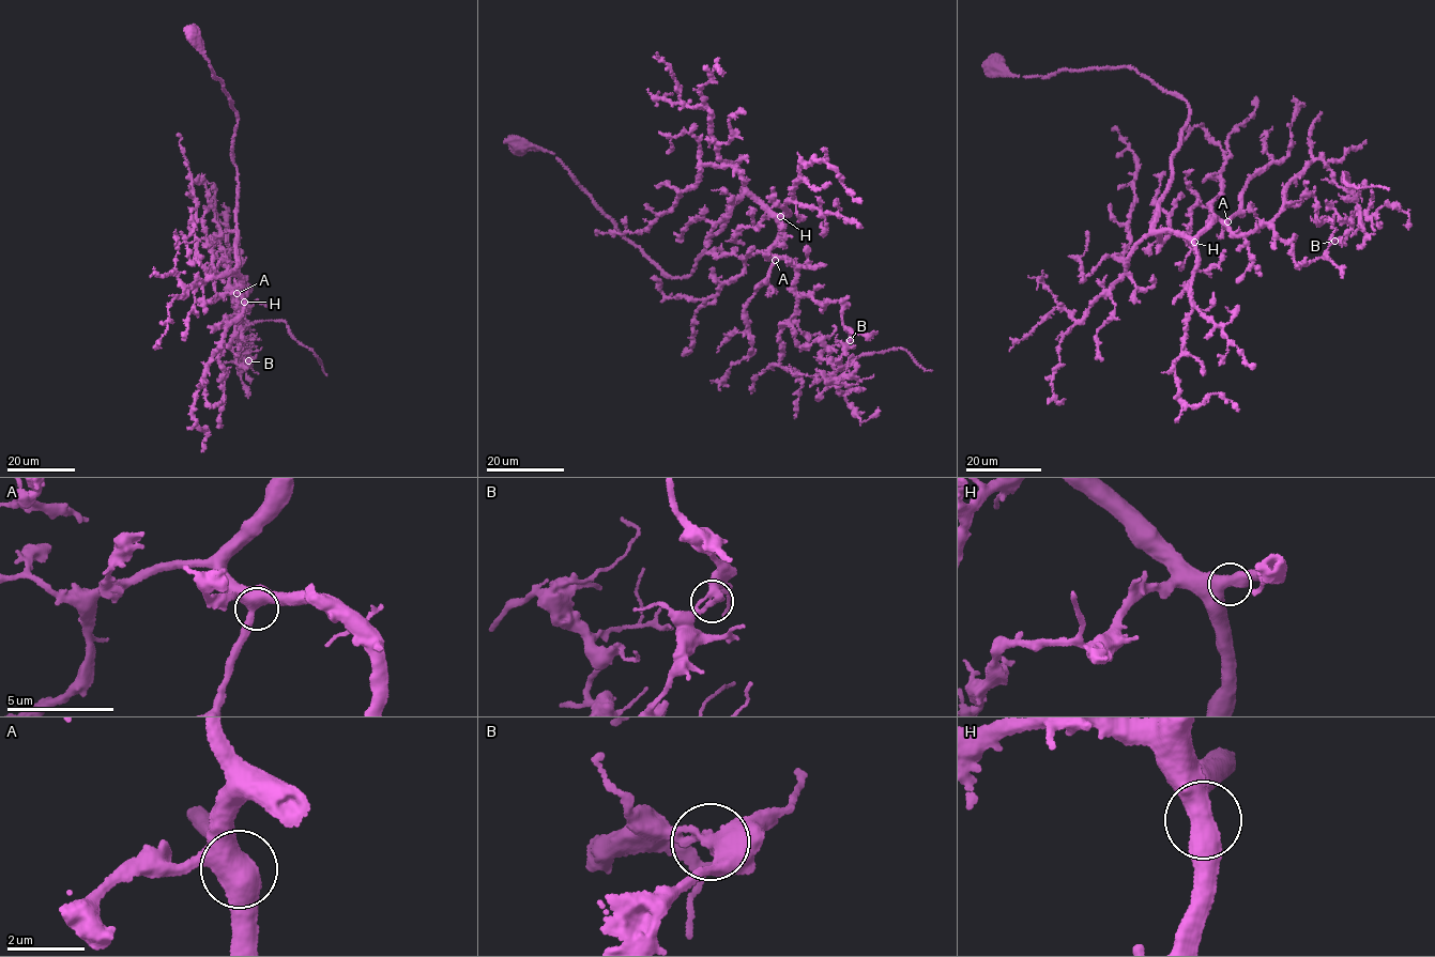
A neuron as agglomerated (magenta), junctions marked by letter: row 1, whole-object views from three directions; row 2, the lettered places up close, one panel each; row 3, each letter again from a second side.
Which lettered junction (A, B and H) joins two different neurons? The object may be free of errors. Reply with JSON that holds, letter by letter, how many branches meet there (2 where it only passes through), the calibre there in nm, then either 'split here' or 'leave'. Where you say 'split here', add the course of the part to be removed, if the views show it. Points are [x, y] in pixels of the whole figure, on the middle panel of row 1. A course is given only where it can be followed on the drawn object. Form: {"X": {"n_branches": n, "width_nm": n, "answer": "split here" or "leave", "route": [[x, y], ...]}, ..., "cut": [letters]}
{"A": {"n_branches": 2, "width_nm": 500, "answer": "leave"}, "B": {"n_branches": 2, "width_nm": 360, "answer": "split here", "route": [[850, 341], [837, 361], [838, 370], [827, 382], [857, 357], [898, 349], [931, 371]]}, "H": {"n_branches": 2, "width_nm": 550, "answer": "leave"}, "cut": ["B"]}

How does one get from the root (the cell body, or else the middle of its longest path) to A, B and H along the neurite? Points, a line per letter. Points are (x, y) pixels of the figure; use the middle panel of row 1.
A: (519, 147), (554, 154), (628, 241), (671, 276), (693, 271), (746, 190), (777, 219), (769, 251), (775, 260)
B: (519, 147), (554, 154), (671, 276), (749, 193), (795, 294), (840, 302), (850, 341)
H: (519, 147), (554, 154), (628, 241), (671, 276), (693, 271), (708, 238), (726, 225), (746, 190), (780, 216)

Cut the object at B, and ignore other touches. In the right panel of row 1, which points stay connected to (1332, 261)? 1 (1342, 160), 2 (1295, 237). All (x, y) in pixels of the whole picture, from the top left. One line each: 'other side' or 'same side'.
1: same side
2: same side

